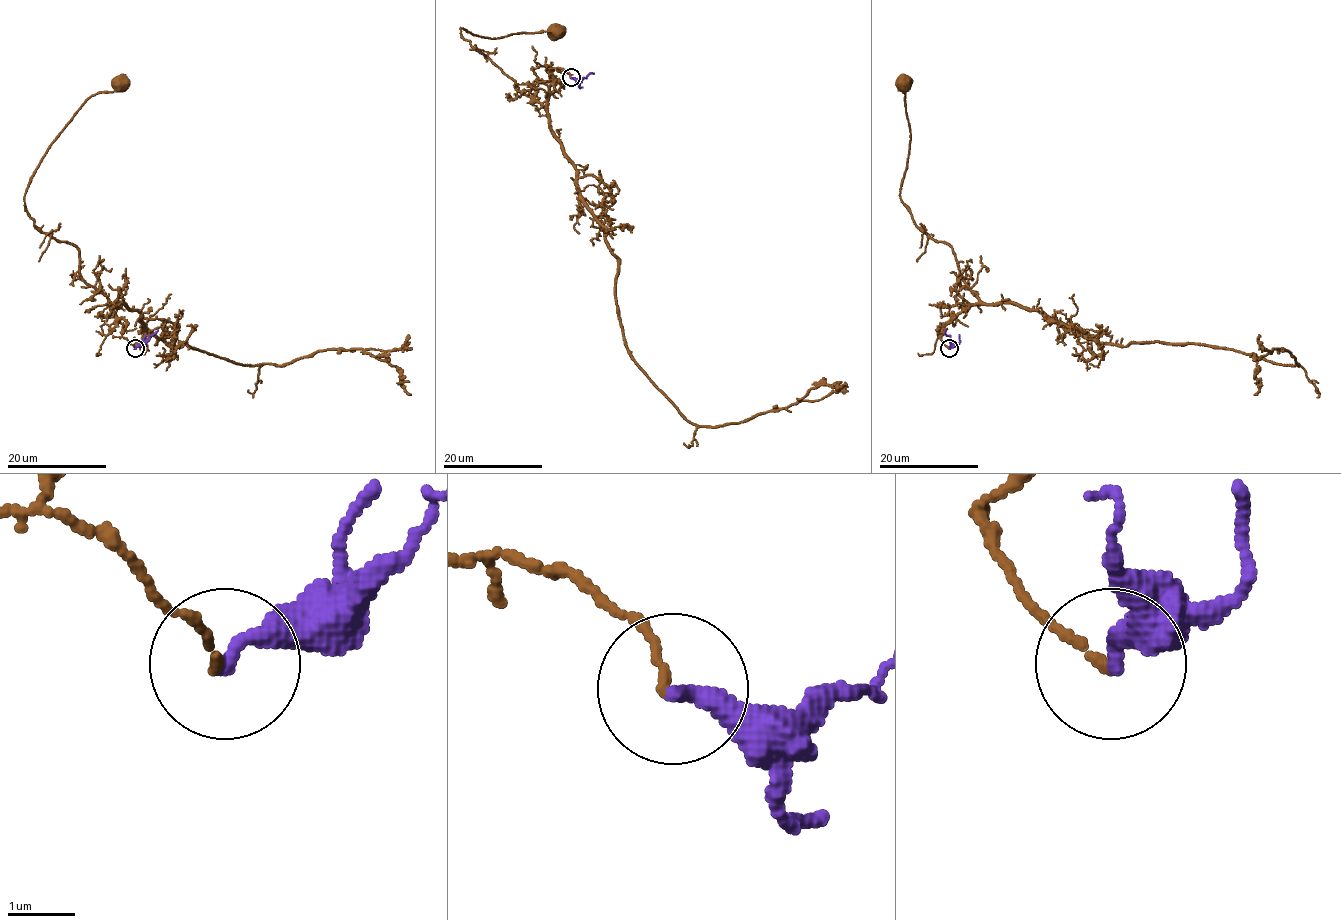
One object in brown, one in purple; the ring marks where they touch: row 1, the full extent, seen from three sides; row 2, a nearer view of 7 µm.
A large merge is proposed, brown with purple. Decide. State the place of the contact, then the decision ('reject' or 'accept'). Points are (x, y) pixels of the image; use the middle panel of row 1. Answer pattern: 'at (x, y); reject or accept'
at (571, 77); reject

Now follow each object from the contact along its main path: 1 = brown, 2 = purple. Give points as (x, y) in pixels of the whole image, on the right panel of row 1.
1: (949, 348), (942, 330), (978, 299), (953, 249), (924, 233), (901, 199), (911, 136), (903, 82)
2: (949, 348), (950, 338), (945, 330)

